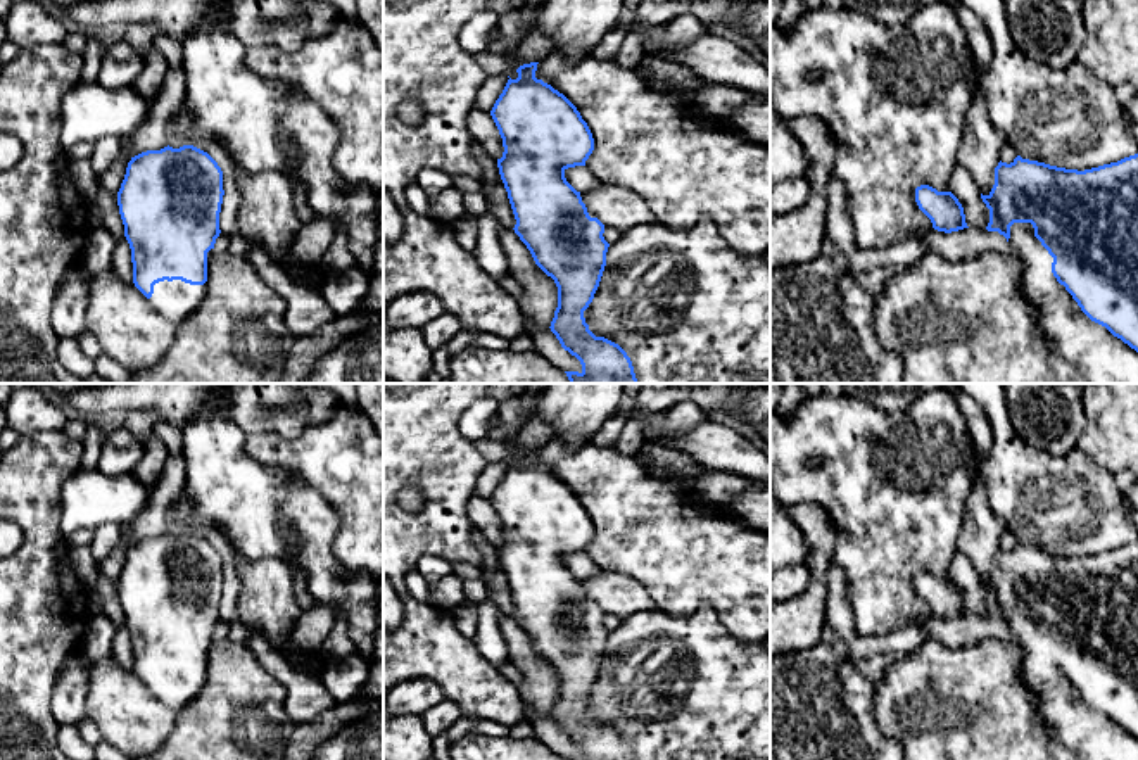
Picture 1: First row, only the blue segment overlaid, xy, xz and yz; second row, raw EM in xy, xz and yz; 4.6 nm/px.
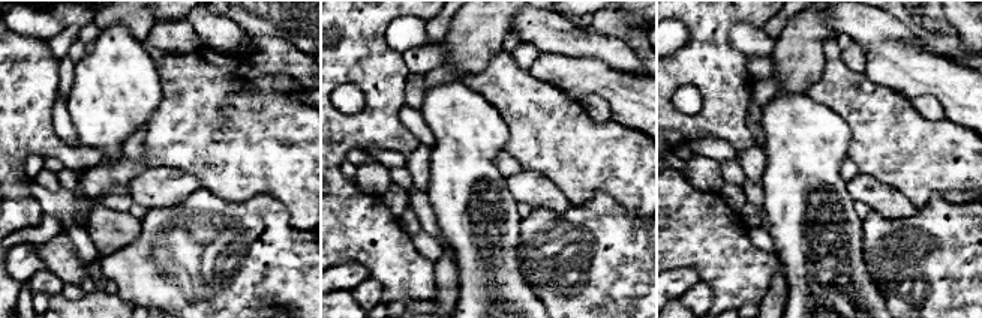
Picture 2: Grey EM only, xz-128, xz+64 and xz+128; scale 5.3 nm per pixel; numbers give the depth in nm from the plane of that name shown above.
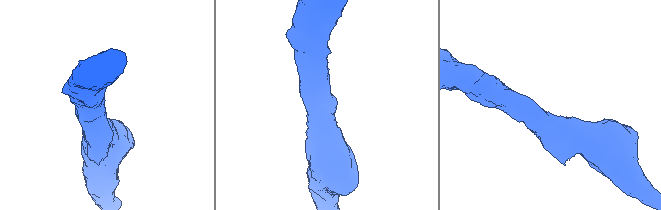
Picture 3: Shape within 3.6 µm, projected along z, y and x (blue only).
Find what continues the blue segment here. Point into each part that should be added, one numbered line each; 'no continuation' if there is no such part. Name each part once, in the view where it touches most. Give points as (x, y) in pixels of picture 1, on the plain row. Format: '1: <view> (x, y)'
1: yz (1071, 721)

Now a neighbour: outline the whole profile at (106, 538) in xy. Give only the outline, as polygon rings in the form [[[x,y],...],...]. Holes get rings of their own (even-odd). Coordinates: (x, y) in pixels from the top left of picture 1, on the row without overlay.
[[[105,522],[93,530],[90,544],[95,561],[100,565],[123,537],[123,525]]]

